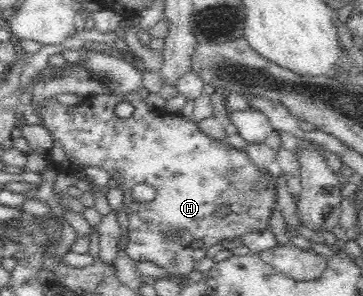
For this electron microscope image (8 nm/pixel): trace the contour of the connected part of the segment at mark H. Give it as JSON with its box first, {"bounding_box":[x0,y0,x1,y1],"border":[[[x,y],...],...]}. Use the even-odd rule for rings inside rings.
{"bounding_box":[38,92,277,278],"border":[[[132,92],[129,95],[105,95],[105,94],[91,94],[90,97],[83,97],[82,100],[78,100],[73,106],[65,106],[58,100],[57,97],[52,97],[47,100],[47,105],[42,107],[38,112],[40,116],[41,125],[50,131],[52,138],[54,139],[52,148],[47,152],[48,164],[51,164],[58,173],[73,173],[75,175],[84,171],[87,166],[100,166],[104,168],[110,175],[110,179],[116,180],[120,191],[124,193],[124,204],[122,207],[123,211],[123,222],[124,222],[124,242],[123,248],[127,253],[127,256],[134,262],[153,262],[154,264],[164,269],[163,278],[187,278],[188,275],[195,271],[195,267],[200,263],[201,260],[207,257],[206,253],[209,248],[214,245],[220,244],[223,240],[234,240],[237,237],[242,237],[244,234],[261,232],[270,228],[270,214],[274,208],[277,207],[277,176],[276,173],[270,173],[267,177],[264,173],[252,163],[252,159],[248,156],[246,151],[232,148],[225,140],[214,140],[209,136],[206,136],[204,132],[198,128],[196,122],[192,119],[187,119],[179,114],[155,114],[153,111],[148,110],[146,102],[144,101],[144,93]],[[120,100],[128,100],[134,106],[134,112],[129,119],[120,119],[114,113],[114,108]],[[136,184],[148,184],[155,189],[156,200],[153,205],[139,205],[134,203],[132,199],[132,188]],[[219,209],[228,209],[230,213],[226,218],[219,218],[217,211]],[[196,240],[202,240],[204,242],[204,248],[192,248],[192,242]]]}

